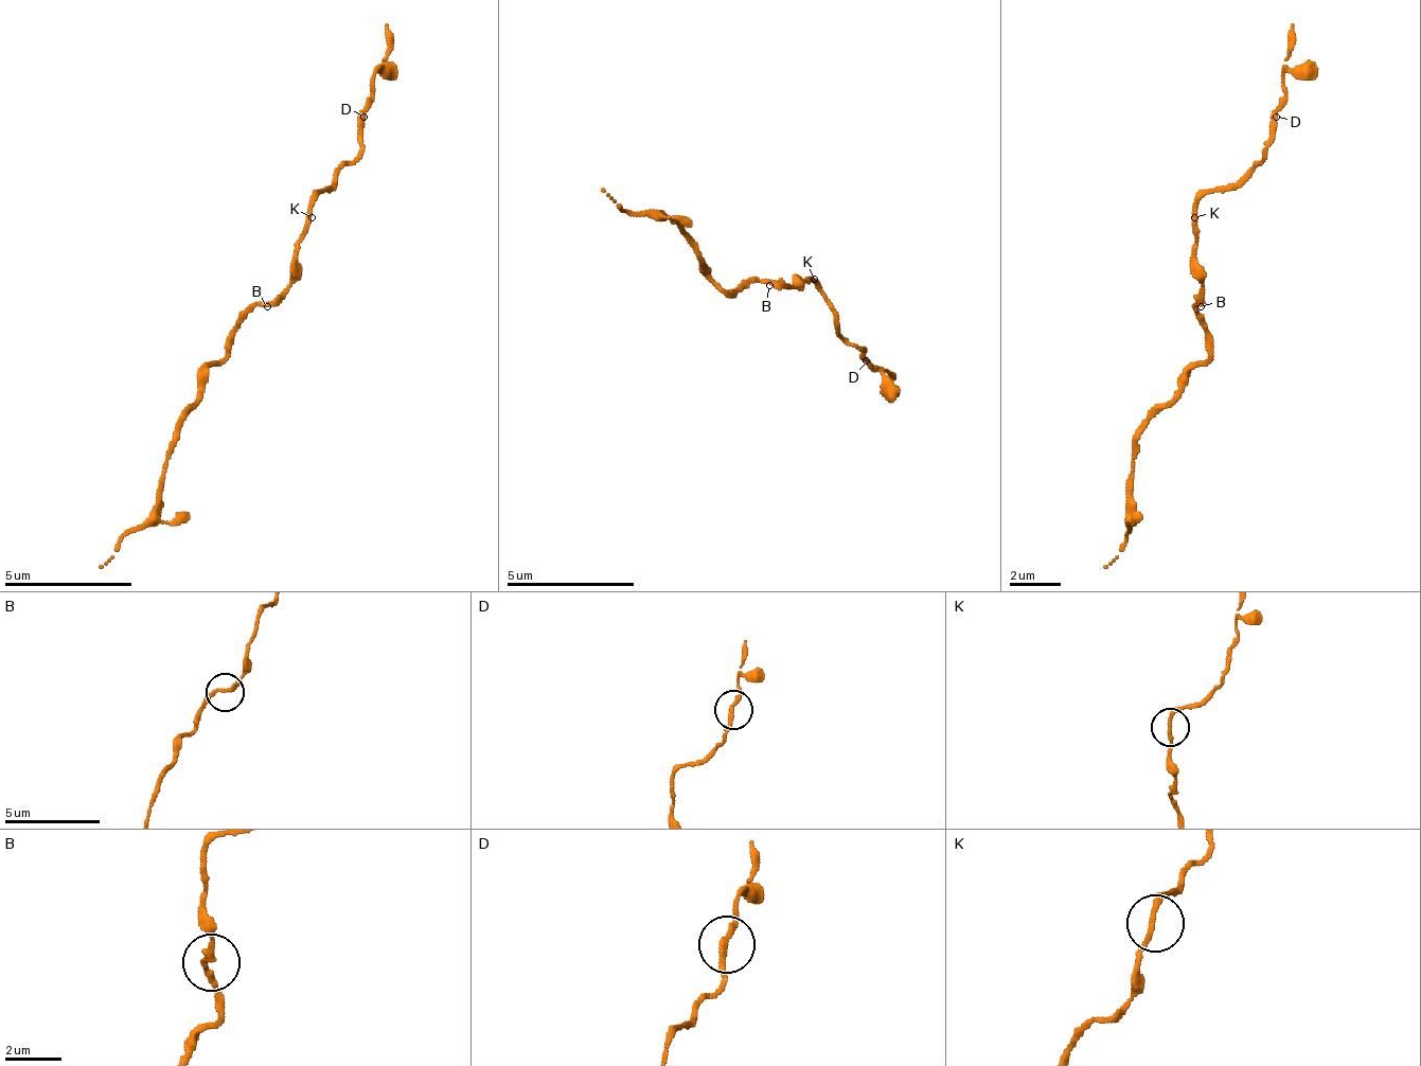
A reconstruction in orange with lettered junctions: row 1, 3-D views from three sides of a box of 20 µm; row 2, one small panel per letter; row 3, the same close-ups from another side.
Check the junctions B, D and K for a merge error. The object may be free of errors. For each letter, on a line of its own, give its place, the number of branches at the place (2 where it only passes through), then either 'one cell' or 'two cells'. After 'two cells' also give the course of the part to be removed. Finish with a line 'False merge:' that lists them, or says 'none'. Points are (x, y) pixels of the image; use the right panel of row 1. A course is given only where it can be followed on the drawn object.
B: (1201, 306) | 2 | one cell
D: (1276, 117) | 2 | two cells | (1278, 114), (1291, 25)
K: (1194, 217) | 2 | one cell
False merge: D

